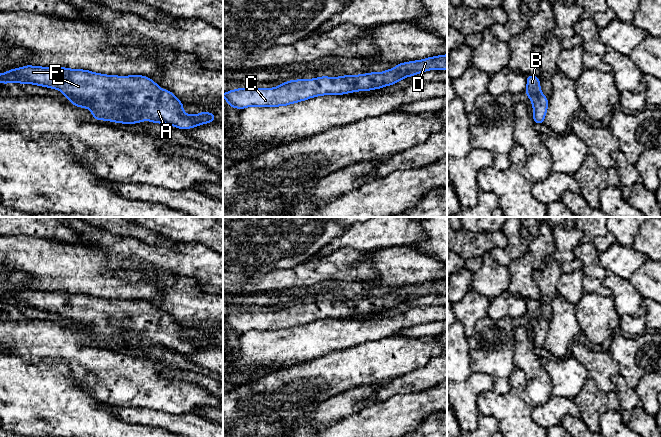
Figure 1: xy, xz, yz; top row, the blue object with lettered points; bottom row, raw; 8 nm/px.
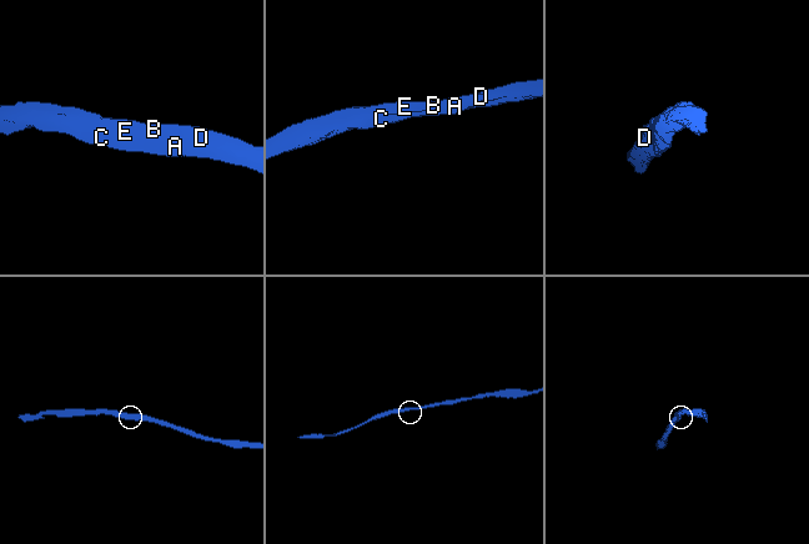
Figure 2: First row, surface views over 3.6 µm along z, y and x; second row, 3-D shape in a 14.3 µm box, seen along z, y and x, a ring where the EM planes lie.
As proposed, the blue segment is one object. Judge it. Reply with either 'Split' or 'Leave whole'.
Leave whole

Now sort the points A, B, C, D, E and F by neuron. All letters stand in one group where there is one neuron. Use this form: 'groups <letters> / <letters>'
groups A B C D E F

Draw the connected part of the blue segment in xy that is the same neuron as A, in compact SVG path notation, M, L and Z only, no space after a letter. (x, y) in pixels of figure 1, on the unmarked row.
M26 289L1 297L0 306L59 314L75 331L90 333L99 345L135 348L147 344L186 354L217 344L212 336L184 337L184 327L143 299L111 300L83 293Z

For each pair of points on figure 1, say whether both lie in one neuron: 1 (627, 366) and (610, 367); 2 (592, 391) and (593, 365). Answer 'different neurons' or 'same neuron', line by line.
1: different neurons
2: different neurons

